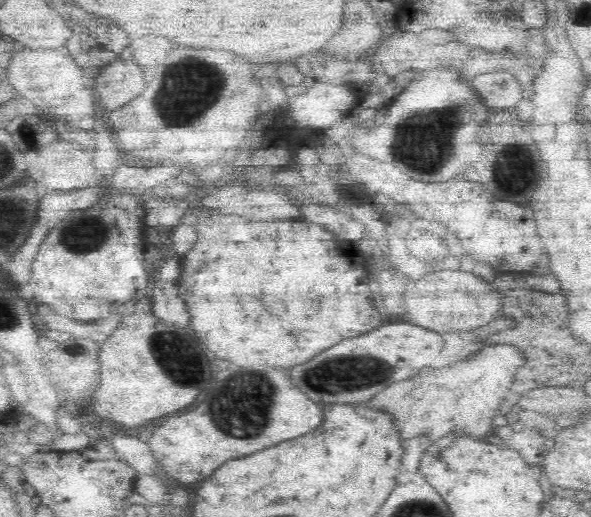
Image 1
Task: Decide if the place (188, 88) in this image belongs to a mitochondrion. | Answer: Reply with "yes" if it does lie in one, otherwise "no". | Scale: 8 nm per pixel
yes

